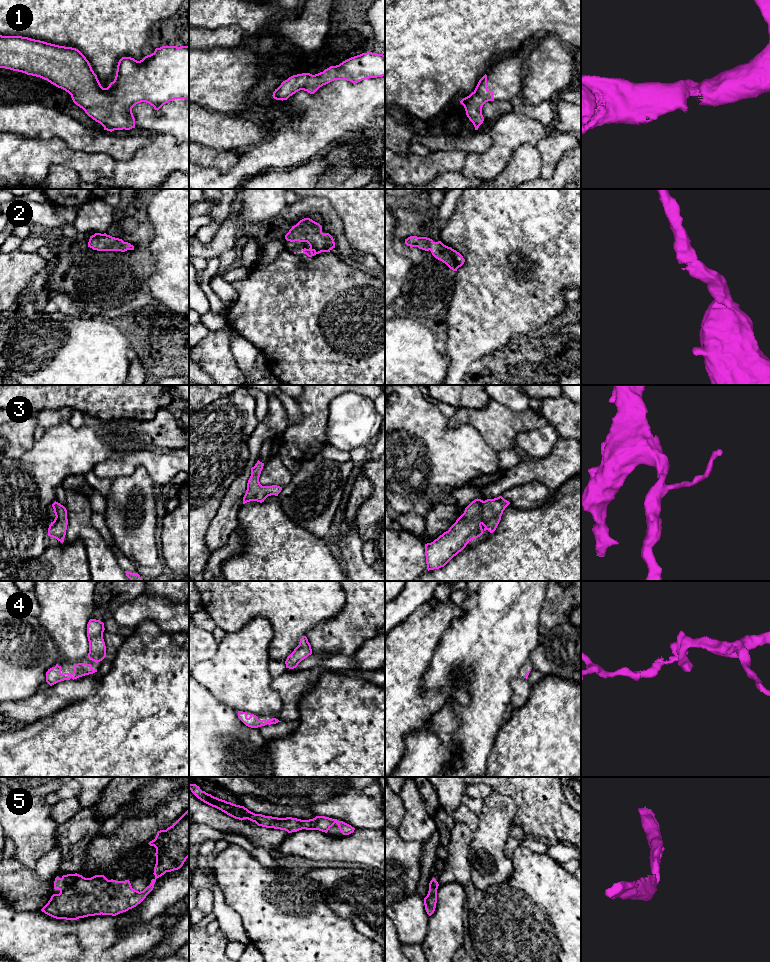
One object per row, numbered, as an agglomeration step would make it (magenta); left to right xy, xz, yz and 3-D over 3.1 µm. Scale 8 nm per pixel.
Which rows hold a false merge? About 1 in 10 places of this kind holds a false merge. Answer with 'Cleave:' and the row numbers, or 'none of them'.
Cleave: none of them

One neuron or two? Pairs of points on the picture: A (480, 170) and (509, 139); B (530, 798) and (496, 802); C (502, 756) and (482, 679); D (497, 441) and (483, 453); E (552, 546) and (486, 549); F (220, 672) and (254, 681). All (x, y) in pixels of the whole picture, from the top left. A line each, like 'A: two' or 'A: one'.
A: one
B: two
C: two
D: two
E: one
F: one

